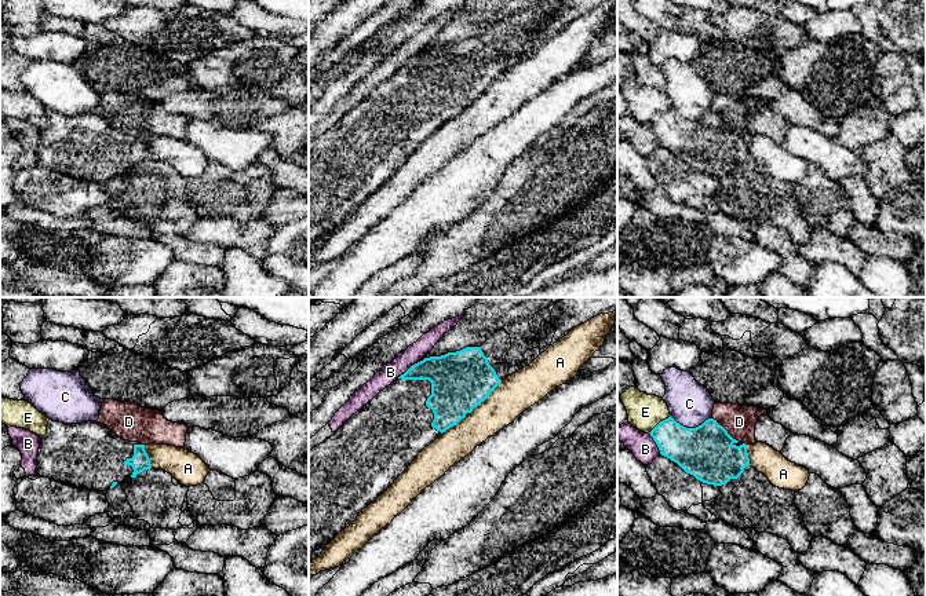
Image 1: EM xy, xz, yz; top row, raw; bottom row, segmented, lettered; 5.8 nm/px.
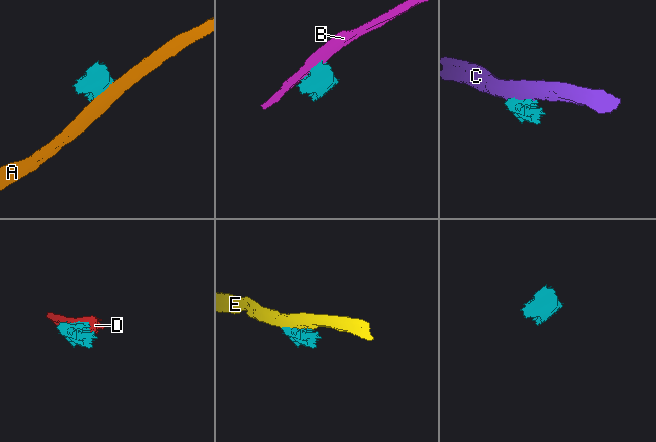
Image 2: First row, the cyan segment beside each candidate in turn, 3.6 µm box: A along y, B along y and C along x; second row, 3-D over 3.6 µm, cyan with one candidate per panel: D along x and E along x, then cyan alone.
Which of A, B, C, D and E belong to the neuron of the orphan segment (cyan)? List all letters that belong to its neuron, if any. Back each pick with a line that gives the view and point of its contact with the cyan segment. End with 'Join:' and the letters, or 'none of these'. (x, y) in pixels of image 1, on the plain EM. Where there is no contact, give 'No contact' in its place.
Join: none of these

